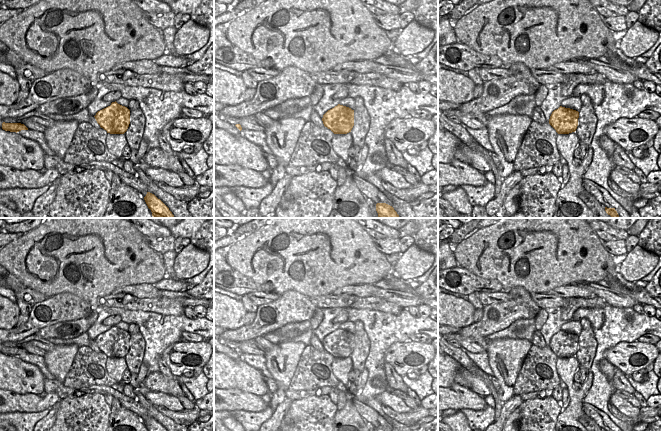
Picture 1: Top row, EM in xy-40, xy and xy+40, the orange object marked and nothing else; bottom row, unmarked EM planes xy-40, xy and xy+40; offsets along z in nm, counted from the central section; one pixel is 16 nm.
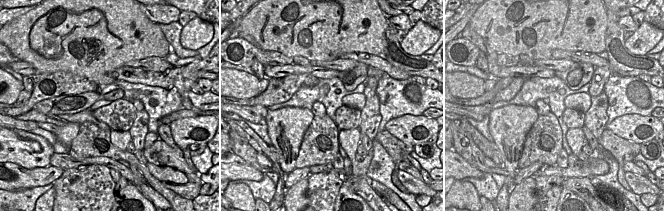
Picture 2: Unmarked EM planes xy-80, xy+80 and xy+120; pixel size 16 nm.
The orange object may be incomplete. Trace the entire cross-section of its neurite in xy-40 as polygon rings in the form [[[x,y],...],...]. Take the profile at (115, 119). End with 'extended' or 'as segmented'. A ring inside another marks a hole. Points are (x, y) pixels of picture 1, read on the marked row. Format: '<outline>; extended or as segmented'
[[[116,101],[98,111],[94,117],[100,127],[110,134],[124,134],[130,124],[130,110]]]; as segmented

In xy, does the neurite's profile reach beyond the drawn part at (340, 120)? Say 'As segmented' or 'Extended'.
As segmented

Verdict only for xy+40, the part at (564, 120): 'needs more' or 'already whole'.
already whole

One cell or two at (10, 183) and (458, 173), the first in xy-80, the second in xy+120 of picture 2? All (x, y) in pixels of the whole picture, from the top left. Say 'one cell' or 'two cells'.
one cell

